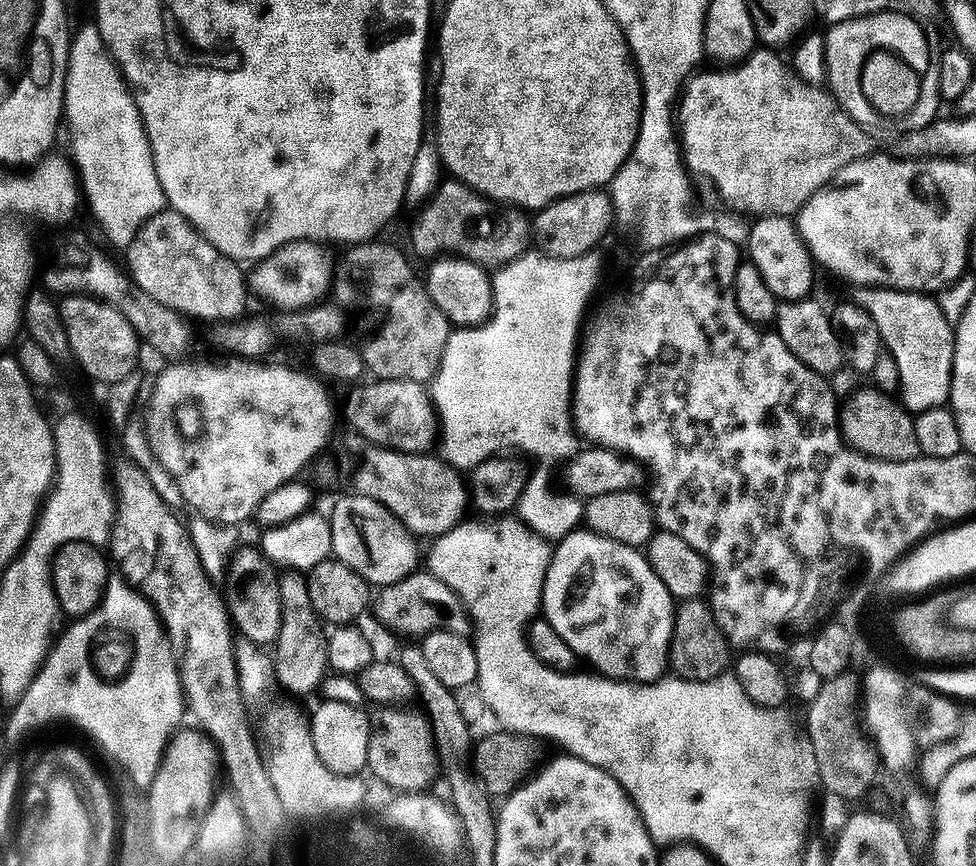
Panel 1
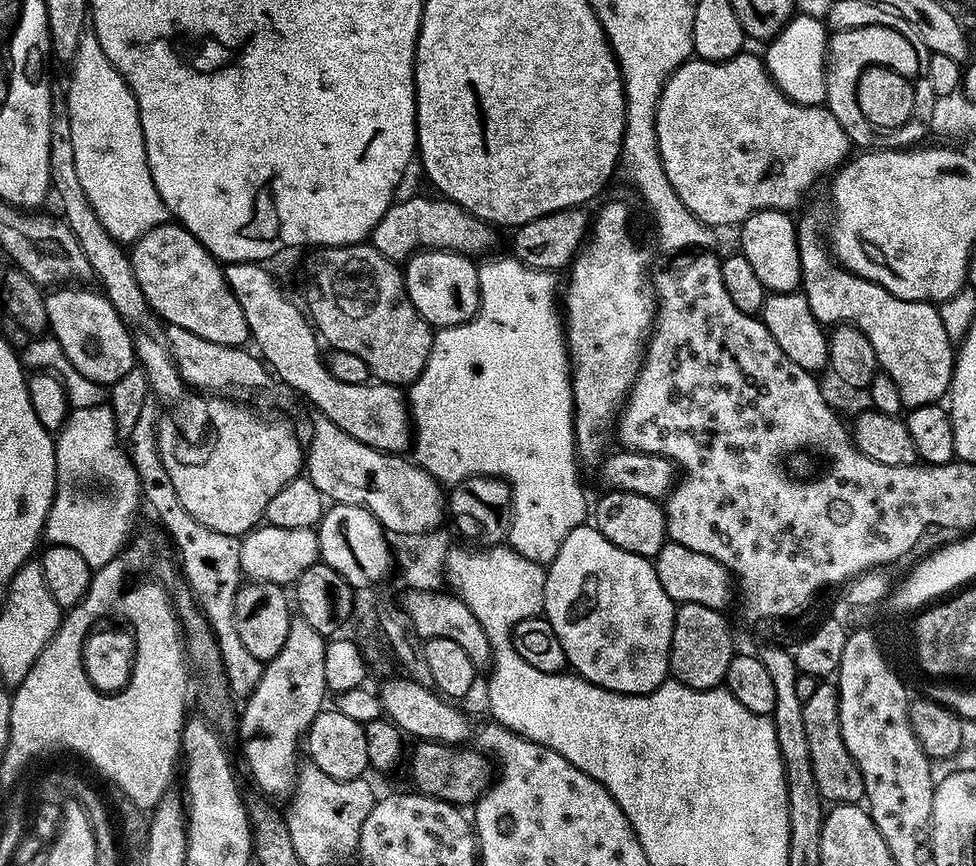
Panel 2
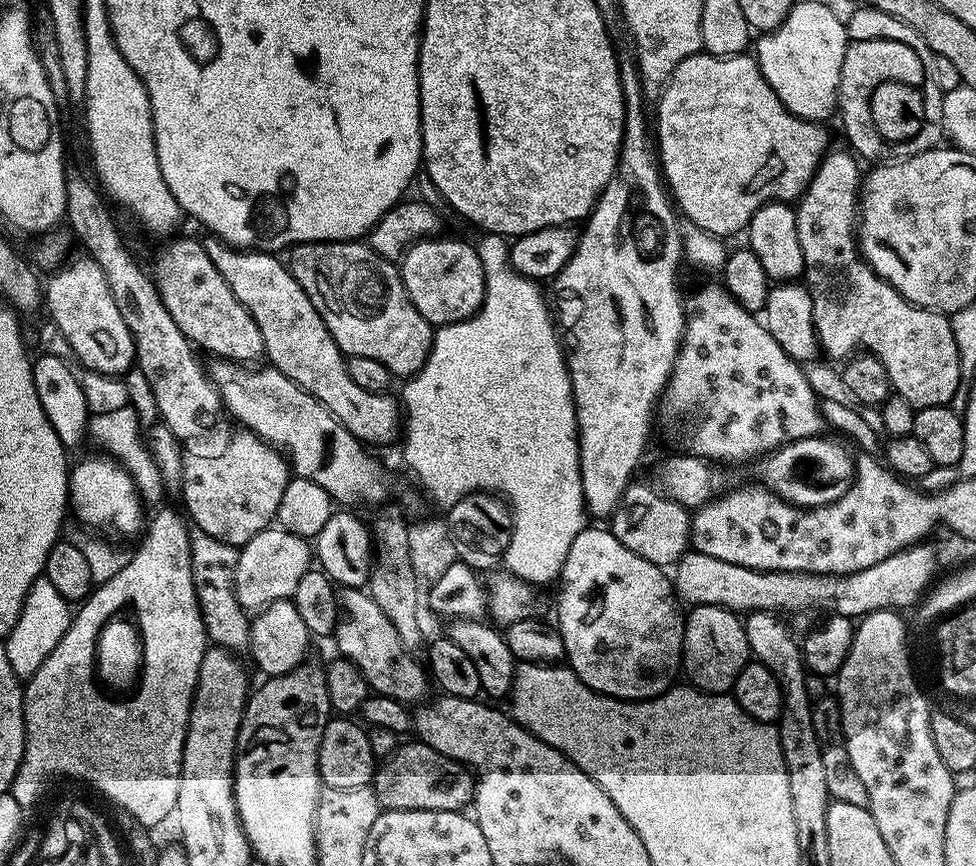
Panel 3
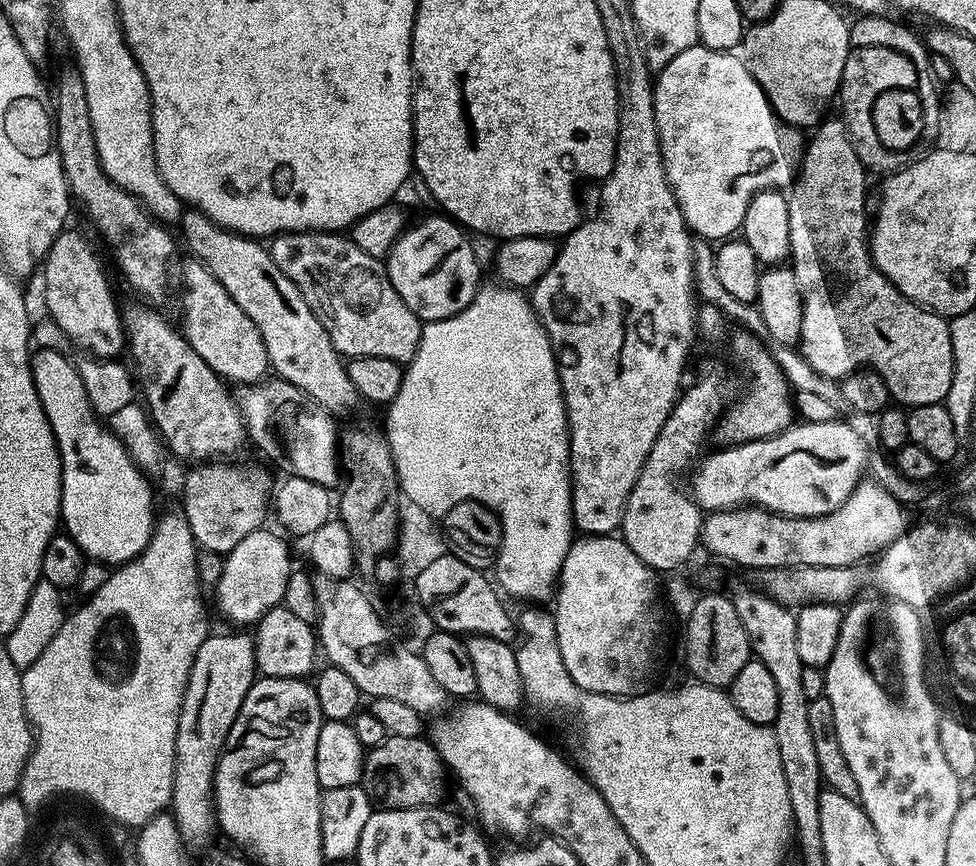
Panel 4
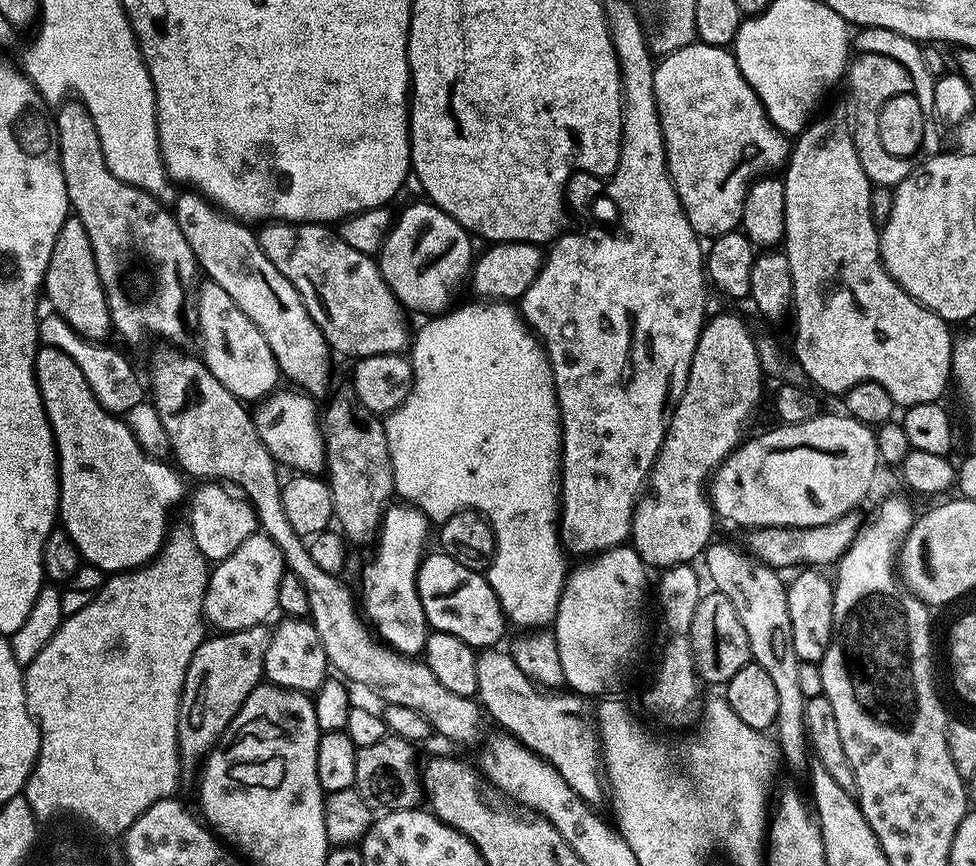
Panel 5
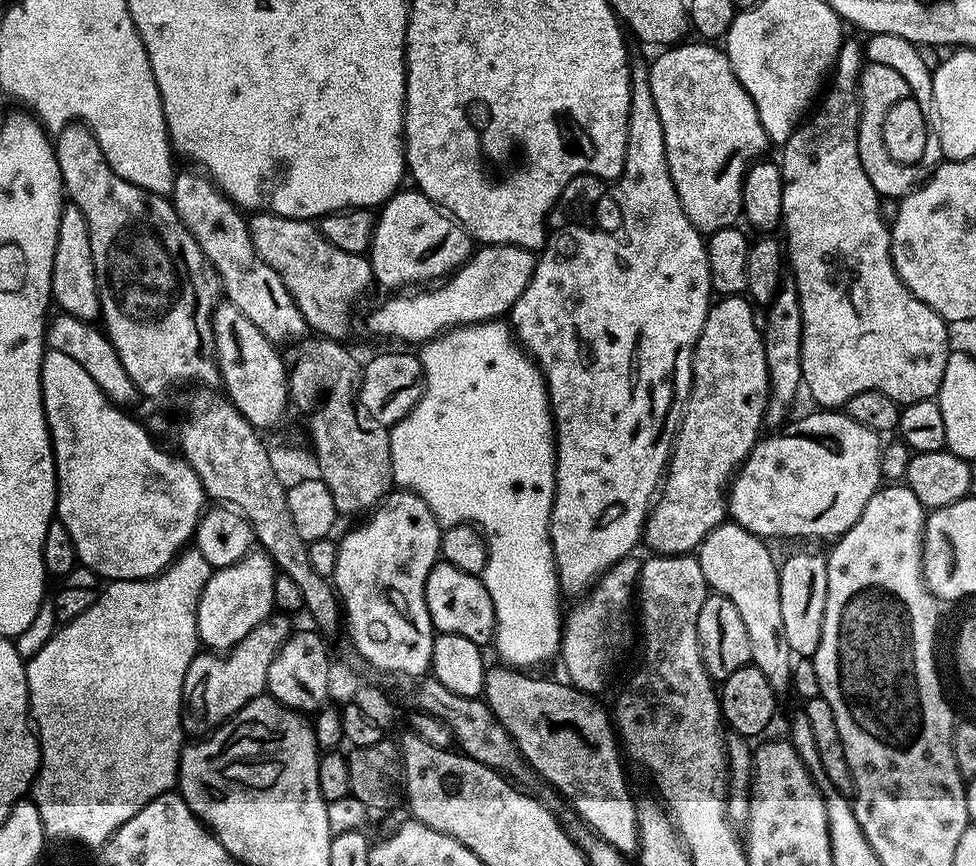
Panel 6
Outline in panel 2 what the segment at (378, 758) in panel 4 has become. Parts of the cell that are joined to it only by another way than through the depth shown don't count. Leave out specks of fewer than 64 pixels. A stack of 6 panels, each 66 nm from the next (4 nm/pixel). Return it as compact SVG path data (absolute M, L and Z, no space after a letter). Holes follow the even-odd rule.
M420 742L417 745L408 764L408 772L412 775L411 787L415 791L448 804L465 806L479 800L493 783L493 765L489 757L475 747L439 742Z

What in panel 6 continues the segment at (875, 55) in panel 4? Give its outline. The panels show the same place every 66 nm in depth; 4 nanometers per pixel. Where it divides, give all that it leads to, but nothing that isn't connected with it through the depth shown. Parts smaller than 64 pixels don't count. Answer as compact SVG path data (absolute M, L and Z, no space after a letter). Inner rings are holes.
M868 62L860 72L858 83L860 85L858 162L862 162L862 170L866 170L866 178L870 178L870 186L874 186L877 196L885 201L896 202L907 196L922 180L921 169L915 164L904 164L892 156L890 150L886 150L886 142L882 138L882 126L886 122L886 114L890 114L890 106L894 106L894 102L909 99L906 78L902 78L902 74L898 74L898 70L893 70L890 66Z

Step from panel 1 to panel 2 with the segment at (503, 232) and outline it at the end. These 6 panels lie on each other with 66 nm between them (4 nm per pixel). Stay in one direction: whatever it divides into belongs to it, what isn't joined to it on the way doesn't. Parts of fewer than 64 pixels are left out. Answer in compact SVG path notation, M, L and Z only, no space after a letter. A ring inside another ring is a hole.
M412 196L409 200L401 199L393 203L386 215L372 231L370 243L372 247L386 254L397 262L404 262L421 250L446 250L447 252L463 252L477 254L492 248L496 244L497 229L483 215L473 209L456 204L447 198L431 200L428 196Z

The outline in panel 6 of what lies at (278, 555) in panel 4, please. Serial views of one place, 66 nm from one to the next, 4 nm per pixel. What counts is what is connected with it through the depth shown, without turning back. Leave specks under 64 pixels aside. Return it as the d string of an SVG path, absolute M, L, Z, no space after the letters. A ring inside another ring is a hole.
M263 550L247 552L238 562L215 569L198 602L198 634L205 649L223 654L233 648L258 622L274 612L274 578L278 569Z

